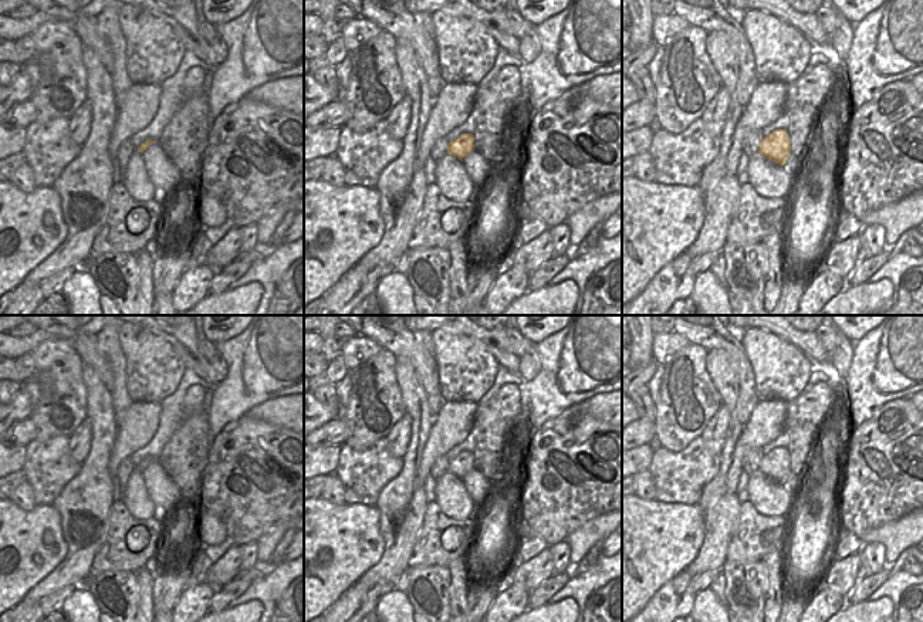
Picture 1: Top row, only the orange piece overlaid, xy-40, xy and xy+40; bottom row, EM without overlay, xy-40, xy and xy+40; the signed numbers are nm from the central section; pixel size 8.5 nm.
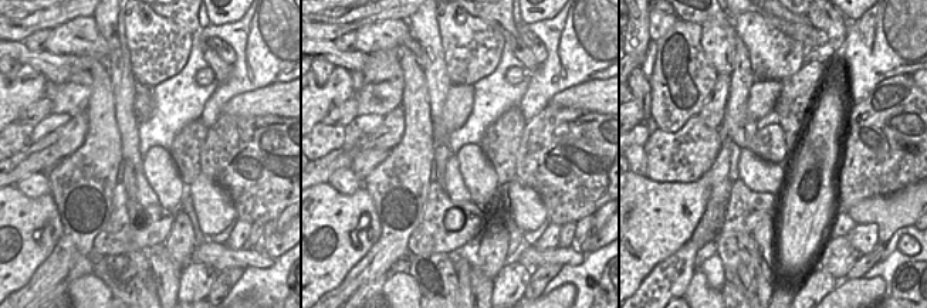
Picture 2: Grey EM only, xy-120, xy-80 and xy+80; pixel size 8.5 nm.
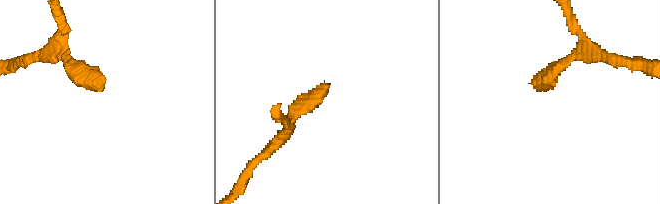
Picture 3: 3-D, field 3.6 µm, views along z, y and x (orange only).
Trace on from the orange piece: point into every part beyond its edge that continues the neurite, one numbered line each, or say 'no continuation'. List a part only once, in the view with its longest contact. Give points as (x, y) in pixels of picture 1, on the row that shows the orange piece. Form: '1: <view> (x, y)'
no continuation

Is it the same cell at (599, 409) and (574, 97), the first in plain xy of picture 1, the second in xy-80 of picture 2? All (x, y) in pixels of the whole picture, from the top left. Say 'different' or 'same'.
same

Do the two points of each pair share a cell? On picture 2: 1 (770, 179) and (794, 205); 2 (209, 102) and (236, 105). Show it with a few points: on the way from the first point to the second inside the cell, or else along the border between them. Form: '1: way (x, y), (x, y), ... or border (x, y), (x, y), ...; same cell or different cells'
1: border (784, 165), (784, 179), (775, 193); different cells
2: border (254, 88), (236, 94), (223, 107), (220, 114); different cells

